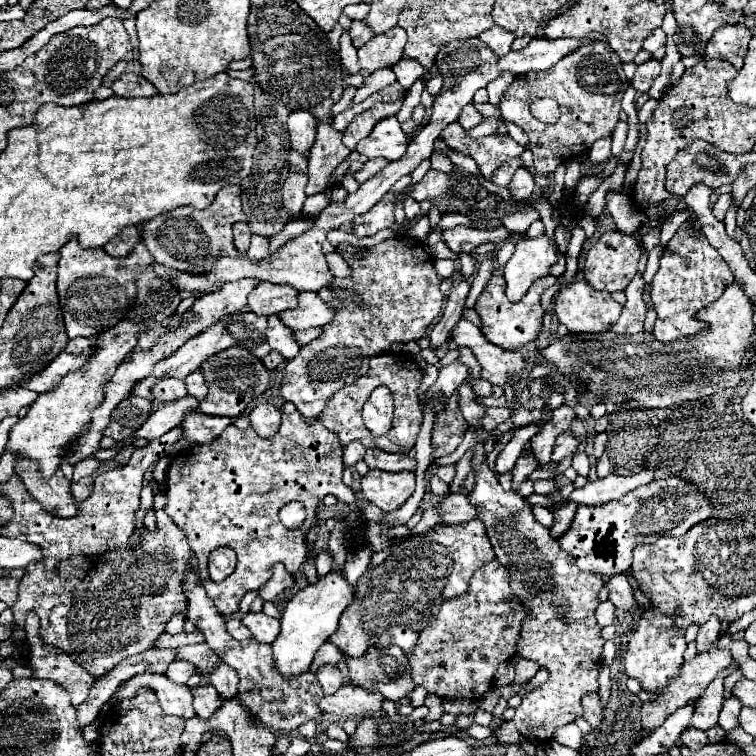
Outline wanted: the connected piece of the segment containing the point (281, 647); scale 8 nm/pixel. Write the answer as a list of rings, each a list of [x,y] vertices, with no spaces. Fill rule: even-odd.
[[[333,570],[327,576],[319,578],[313,586],[299,590],[287,602],[281,616],[281,632],[277,640],[271,644],[275,670],[279,670],[279,674],[285,680],[295,678],[303,674],[305,670],[309,670],[315,652],[337,630],[339,616],[351,602],[353,602],[353,586],[349,586],[347,580],[339,572],[333,572]]]

